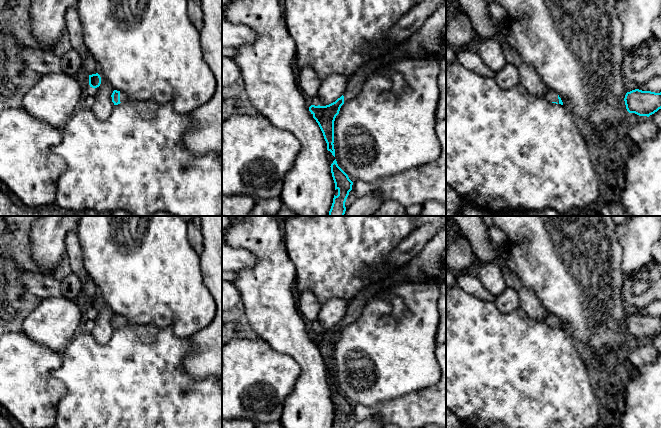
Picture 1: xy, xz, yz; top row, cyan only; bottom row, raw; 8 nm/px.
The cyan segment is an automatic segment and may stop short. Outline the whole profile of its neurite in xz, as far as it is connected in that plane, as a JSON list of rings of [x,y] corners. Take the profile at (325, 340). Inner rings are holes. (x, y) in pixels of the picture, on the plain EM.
[[[446,224],[415,258],[400,267],[390,277],[381,282],[373,283],[360,291],[348,304],[344,318],[335,326],[326,330],[311,329],[309,331],[309,335],[323,357],[327,367],[327,374],[330,375],[334,381],[334,345],[339,338],[341,330],[360,317],[366,303],[375,297],[383,287],[391,287],[396,284],[408,282],[420,282],[439,275],[445,251]]]

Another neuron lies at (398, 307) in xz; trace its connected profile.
[[[393,285],[391,287],[383,287],[382,289],[380,289],[378,291],[378,293],[375,295],[375,297],[382,297],[382,298],[386,299],[392,307],[392,312],[391,312],[392,315],[394,317],[399,317],[405,311],[405,304],[400,297],[390,294],[388,292],[389,289],[392,289],[395,286],[396,285]]]

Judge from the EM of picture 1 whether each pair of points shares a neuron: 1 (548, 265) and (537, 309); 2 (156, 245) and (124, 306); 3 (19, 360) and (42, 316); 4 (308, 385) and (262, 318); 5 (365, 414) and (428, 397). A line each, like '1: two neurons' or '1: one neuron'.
1: two neurons
2: one neuron
3: two neurons
4: one neuron
5: one neuron

